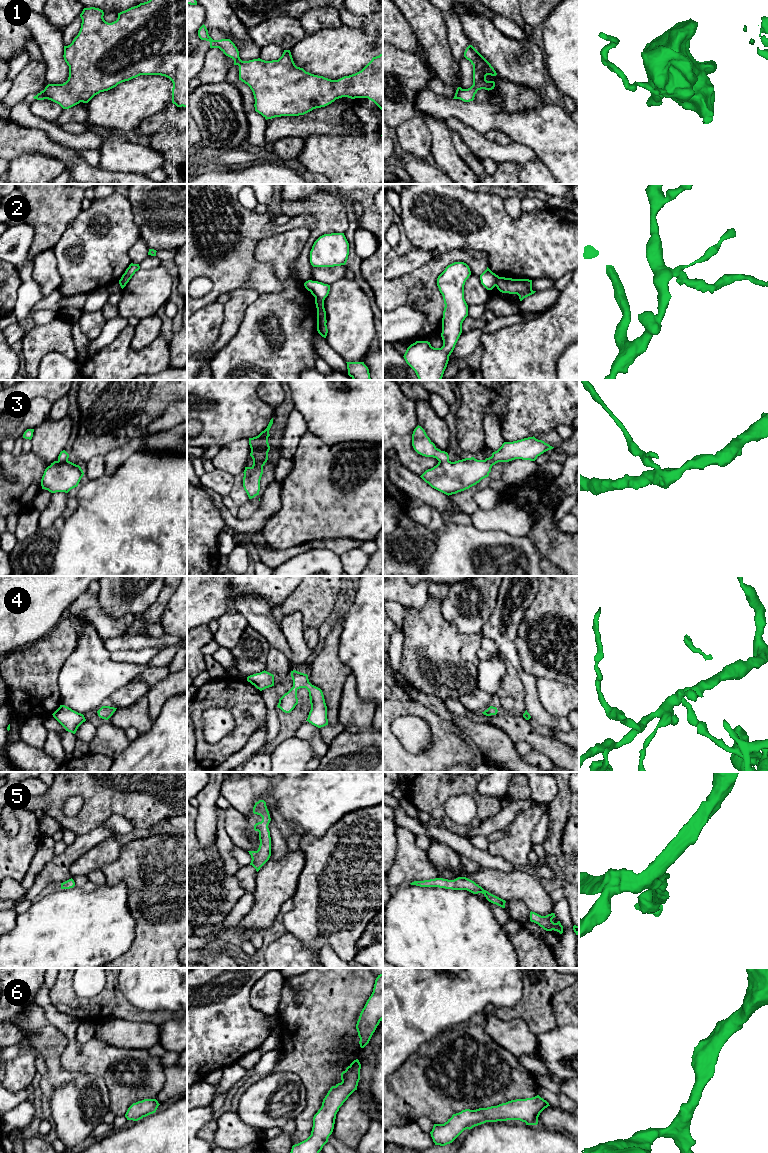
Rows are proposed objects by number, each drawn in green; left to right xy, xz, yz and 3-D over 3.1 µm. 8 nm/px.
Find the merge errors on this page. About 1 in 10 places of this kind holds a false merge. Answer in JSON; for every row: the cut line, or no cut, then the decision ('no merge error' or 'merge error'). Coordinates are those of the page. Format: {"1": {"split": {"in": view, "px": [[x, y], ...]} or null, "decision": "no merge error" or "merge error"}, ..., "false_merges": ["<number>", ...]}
{"1": {"split": {"in": "xy", "px": [[43, 90], [45, 98]]}, "decision": "merge error"}, "2": {"split": {"in": "xz", "px": [[315, 297], [323, 301]]}, "decision": "merge error"}, "3": {"split": null, "decision": "no merge error"}, "4": {"split": null, "decision": "no merge error"}, "5": {"split": null, "decision": "no merge error"}, "6": {"split": null, "decision": "no merge error"}, "false_merges": ["1", "2"]}

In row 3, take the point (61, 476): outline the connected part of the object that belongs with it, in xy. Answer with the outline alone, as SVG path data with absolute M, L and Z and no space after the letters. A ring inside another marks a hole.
M63 450L58 456L58 460L48 466L41 479L42 489L51 493L65 492L78 486L84 475L79 465L68 460L69 454Z

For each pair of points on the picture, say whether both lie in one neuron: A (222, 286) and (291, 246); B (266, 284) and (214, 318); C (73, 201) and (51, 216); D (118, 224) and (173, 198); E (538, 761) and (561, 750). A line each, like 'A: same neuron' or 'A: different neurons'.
A: different neurons
B: different neurons
C: same neuron
D: different neurons
E: different neurons

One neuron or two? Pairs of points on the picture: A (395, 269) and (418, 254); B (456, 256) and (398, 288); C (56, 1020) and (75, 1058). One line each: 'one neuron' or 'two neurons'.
A: one neuron
B: one neuron
C: one neuron

